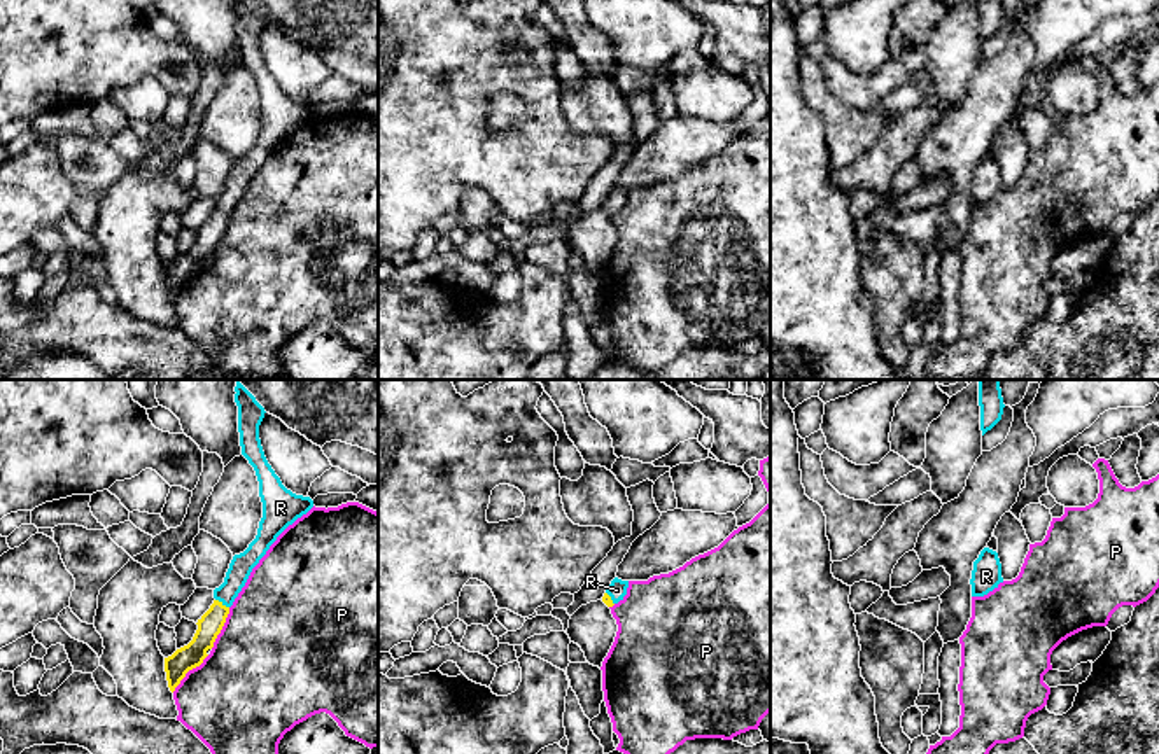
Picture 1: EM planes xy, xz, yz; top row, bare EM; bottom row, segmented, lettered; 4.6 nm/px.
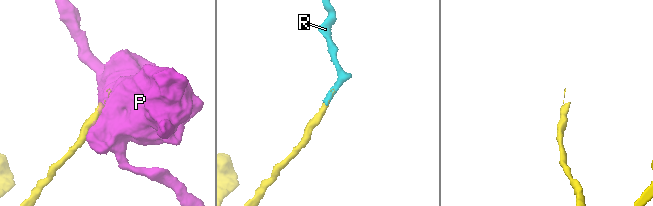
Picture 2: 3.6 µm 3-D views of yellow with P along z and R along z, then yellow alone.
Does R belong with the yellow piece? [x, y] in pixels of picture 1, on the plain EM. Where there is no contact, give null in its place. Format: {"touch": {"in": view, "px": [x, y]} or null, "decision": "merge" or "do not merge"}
{"touch": {"in": "xy", "px": [221, 210]}, "decision": "merge"}

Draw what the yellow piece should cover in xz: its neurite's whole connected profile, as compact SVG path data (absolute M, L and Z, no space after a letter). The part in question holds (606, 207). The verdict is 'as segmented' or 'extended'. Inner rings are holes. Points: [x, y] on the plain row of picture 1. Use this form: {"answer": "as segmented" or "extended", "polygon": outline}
{"answer": "extended", "polygon": "M615 185L611 189L611 192L608 194L602 210L608 215L613 215L615 212L618 212L620 208L623 208L623 205L627 203L627 196L629 196L629 189L622 189L618 185Z"}

